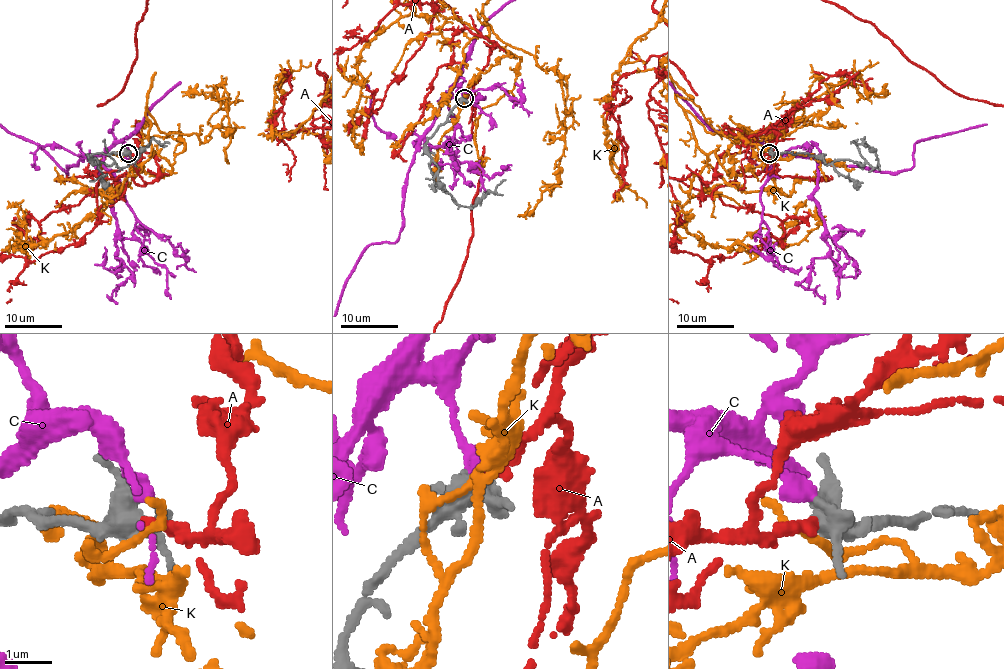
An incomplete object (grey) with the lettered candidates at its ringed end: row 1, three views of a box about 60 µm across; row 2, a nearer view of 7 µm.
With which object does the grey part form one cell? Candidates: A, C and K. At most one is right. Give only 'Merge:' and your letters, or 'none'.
Merge: A

